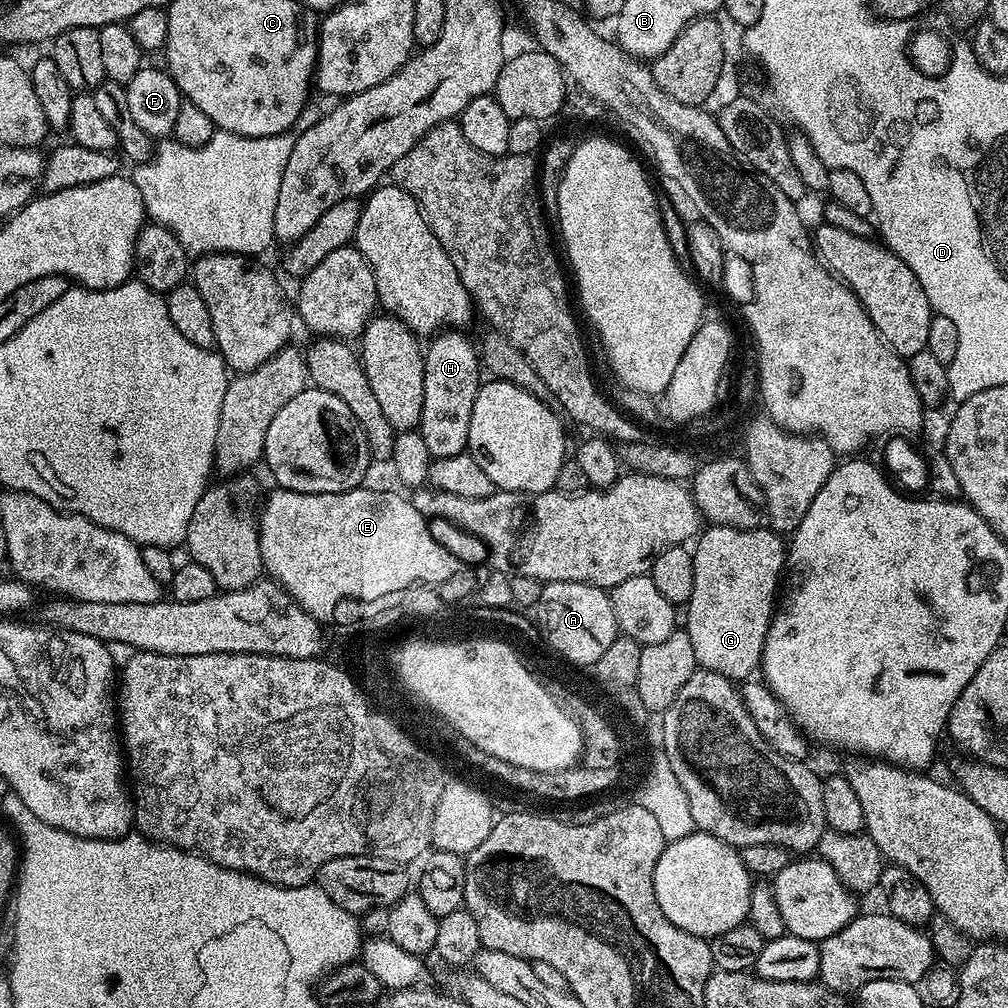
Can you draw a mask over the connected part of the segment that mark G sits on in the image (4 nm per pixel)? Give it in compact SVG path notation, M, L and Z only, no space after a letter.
M713 524L695 537L695 544L696 548L691 549L694 590L686 605L686 631L690 646L694 646L694 658L700 668L722 674L733 682L743 682L760 667L760 655L764 652L768 627L778 604L776 587L779 584L781 587L782 573L786 568L785 537L767 526L731 528L725 524Z

